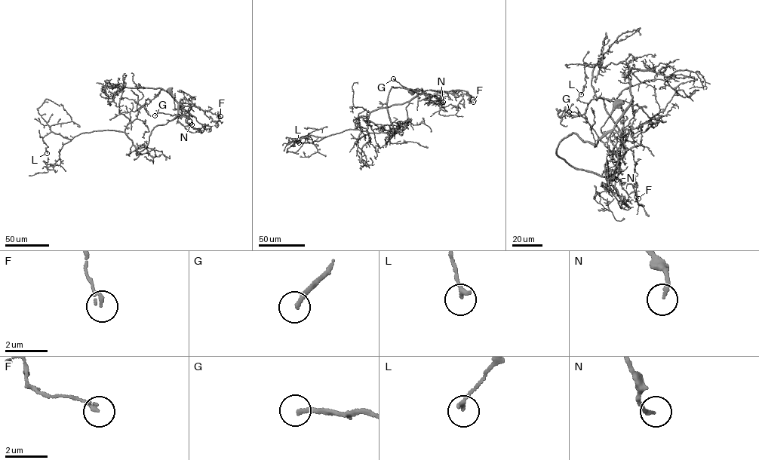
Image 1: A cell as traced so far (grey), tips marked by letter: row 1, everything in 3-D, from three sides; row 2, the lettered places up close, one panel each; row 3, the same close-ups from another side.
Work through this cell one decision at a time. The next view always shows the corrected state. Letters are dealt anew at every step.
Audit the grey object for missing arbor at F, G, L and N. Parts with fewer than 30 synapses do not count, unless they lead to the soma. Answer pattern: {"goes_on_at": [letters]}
{"goes_on_at": ["G"]}

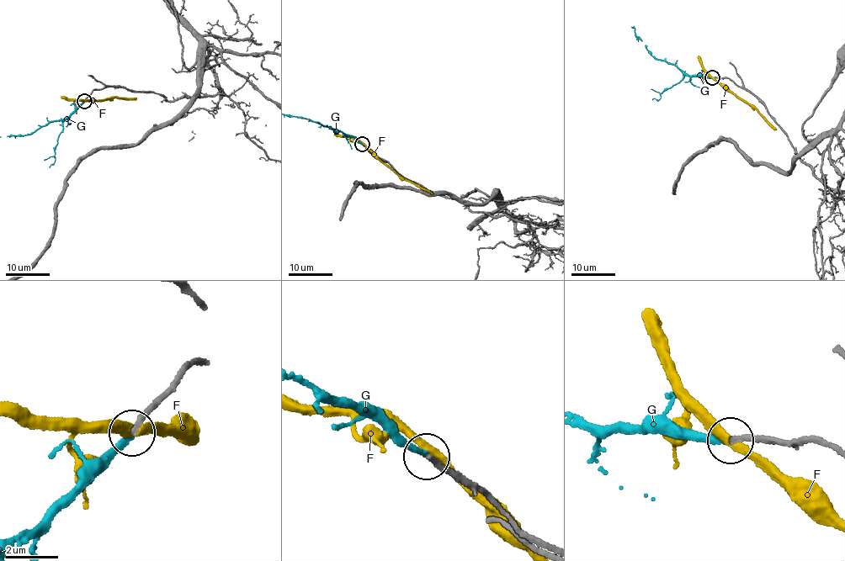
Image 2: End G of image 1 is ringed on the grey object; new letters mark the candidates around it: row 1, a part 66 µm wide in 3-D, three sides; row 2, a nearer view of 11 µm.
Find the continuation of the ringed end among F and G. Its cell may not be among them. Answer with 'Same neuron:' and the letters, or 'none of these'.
Same neuron: G

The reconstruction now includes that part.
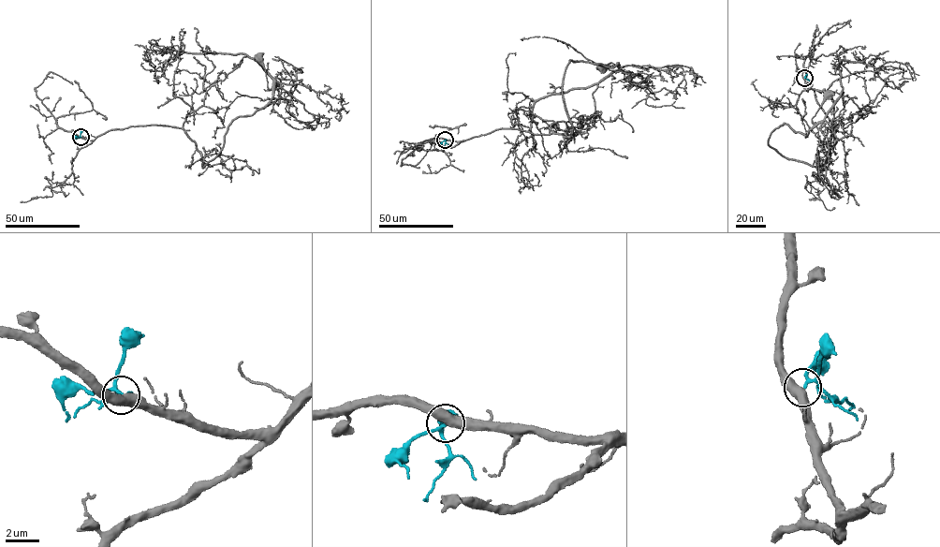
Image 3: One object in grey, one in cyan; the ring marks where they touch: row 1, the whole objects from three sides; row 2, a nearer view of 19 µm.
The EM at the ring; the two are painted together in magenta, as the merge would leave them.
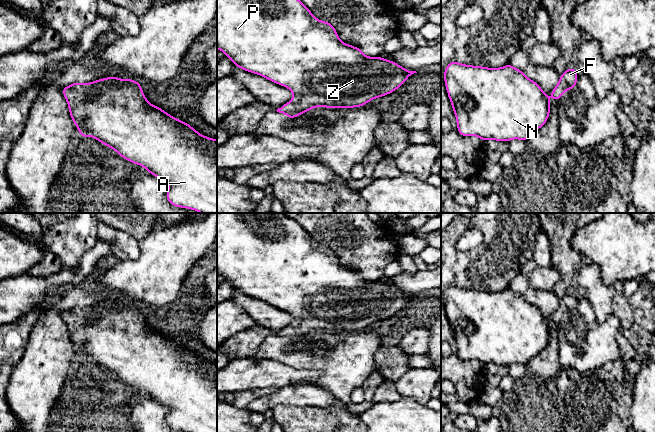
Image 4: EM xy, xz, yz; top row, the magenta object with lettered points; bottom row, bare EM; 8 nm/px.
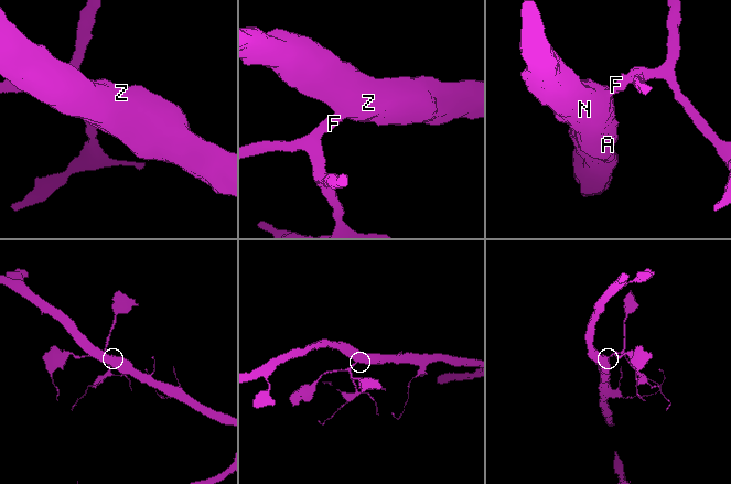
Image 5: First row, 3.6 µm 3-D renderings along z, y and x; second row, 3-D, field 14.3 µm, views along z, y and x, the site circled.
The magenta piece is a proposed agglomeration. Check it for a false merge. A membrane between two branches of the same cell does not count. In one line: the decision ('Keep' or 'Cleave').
Keep

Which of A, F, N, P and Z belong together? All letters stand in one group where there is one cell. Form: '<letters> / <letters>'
A F N P Z

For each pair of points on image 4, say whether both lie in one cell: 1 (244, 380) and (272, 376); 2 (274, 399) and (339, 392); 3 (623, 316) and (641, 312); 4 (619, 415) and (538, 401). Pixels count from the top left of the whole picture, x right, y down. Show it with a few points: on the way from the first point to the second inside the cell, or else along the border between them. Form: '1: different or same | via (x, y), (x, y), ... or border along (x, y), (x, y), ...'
1: same | via (251, 376), (265, 376)
2: different | border along (307, 384), (324, 388), (339, 402)
3: different | border along (628, 298), (633, 312), (633, 323), (623, 330)
4: same | via (599, 415), (558, 415)

